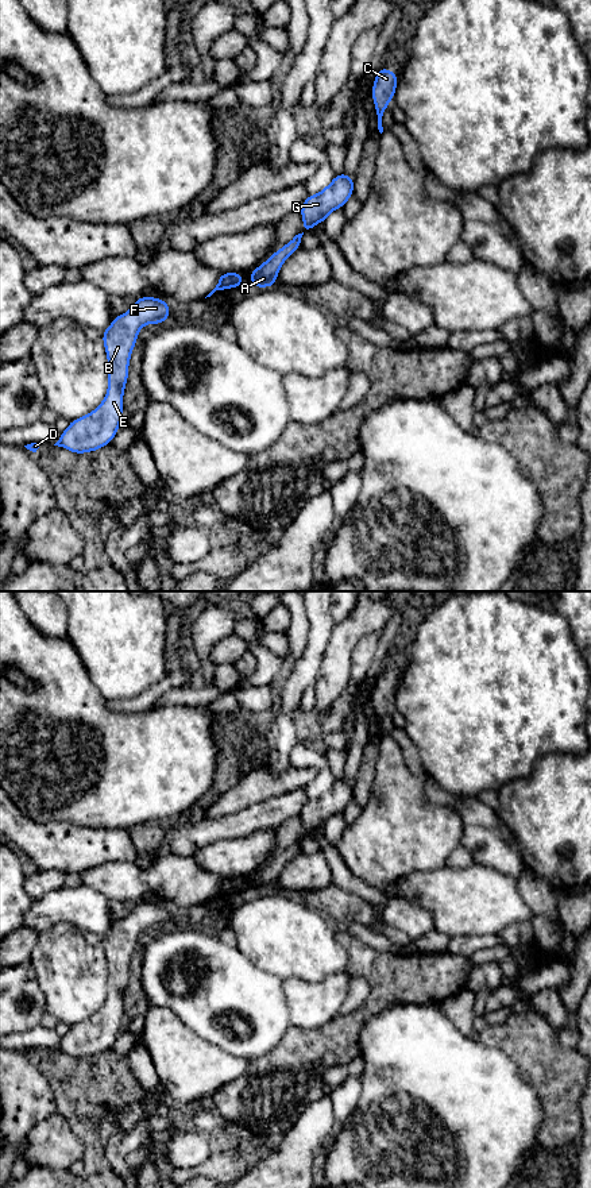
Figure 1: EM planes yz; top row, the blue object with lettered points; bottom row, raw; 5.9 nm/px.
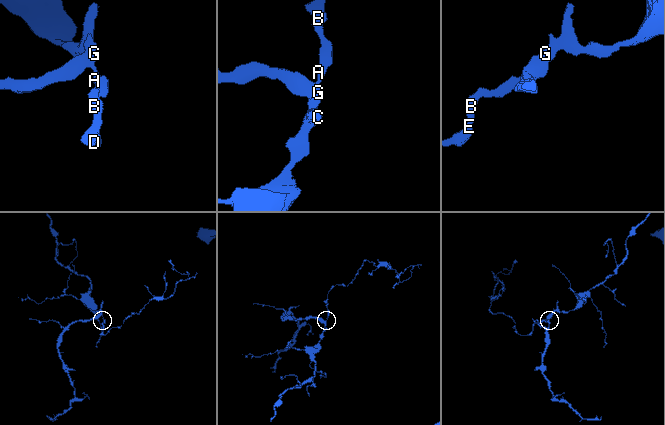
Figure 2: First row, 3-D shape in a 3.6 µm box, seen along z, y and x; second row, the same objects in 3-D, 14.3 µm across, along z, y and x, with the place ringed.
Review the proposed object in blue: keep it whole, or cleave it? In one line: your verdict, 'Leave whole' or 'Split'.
Leave whole

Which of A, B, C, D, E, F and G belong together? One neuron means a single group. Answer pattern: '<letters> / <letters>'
A B C D E F G

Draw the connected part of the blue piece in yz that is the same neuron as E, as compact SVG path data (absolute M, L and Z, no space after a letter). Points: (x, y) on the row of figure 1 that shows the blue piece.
M139 297L134 306L103 332L108 358L108 393L89 414L70 421L54 444L74 454L100 450L111 443L120 428L123 393L128 378L128 364L140 328L148 323L163 324L171 316L166 300Z

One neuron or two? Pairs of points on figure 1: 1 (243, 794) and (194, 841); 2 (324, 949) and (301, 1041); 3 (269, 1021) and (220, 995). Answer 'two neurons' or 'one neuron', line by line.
1: two neurons
2: two neurons
3: one neuron

